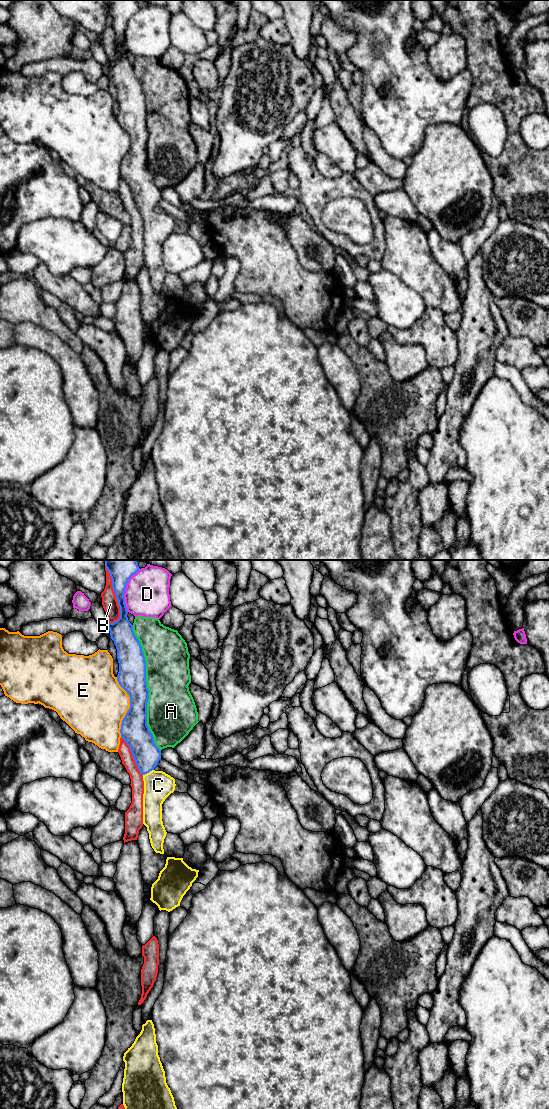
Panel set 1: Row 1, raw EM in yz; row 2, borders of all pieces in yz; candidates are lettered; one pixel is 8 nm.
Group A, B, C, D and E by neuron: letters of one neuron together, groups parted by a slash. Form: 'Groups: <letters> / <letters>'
Groups: A / B / C / D / E

